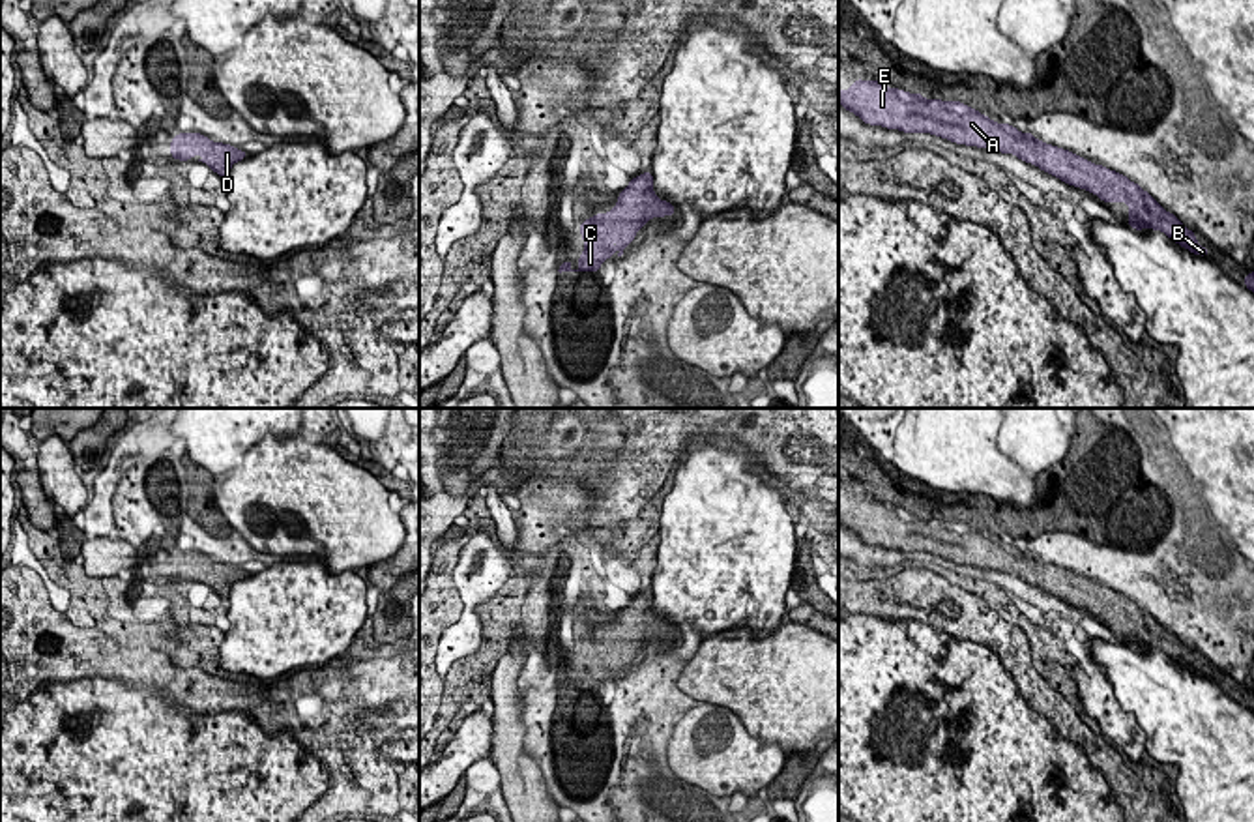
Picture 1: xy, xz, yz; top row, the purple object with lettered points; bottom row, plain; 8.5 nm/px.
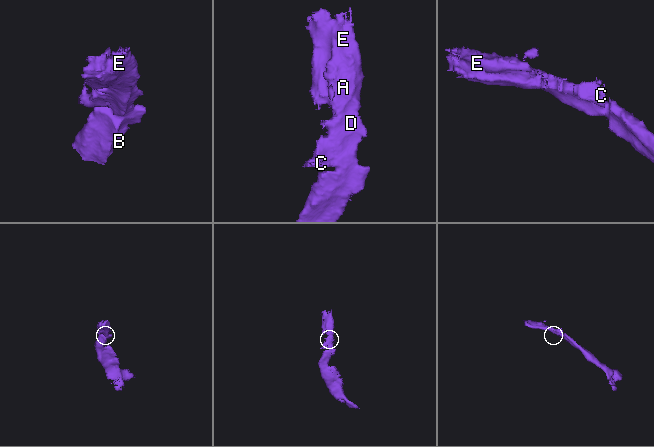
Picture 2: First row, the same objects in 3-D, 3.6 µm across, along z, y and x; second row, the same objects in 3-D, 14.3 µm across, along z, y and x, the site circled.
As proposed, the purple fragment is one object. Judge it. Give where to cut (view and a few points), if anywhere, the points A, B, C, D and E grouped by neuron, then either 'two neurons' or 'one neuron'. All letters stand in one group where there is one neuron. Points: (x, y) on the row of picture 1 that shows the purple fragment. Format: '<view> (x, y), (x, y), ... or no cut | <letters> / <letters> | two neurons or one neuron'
no cut | A B C D E | one neuron

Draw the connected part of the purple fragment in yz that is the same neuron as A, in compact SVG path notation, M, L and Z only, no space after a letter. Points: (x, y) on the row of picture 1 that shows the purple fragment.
M855 79L848 90L838 90L838 101L842 109L870 125L902 133L930 133L955 144L1014 154L1061 182L1093 193L1102 202L1127 202L1130 228L1160 230L1190 253L1209 257L1209 247L1196 242L1196 232L1166 212L1136 182L1069 150L1044 144L1029 131L1020 133L1014 125L992 122L962 101L926 99L921 92L887 88L876 79Z

